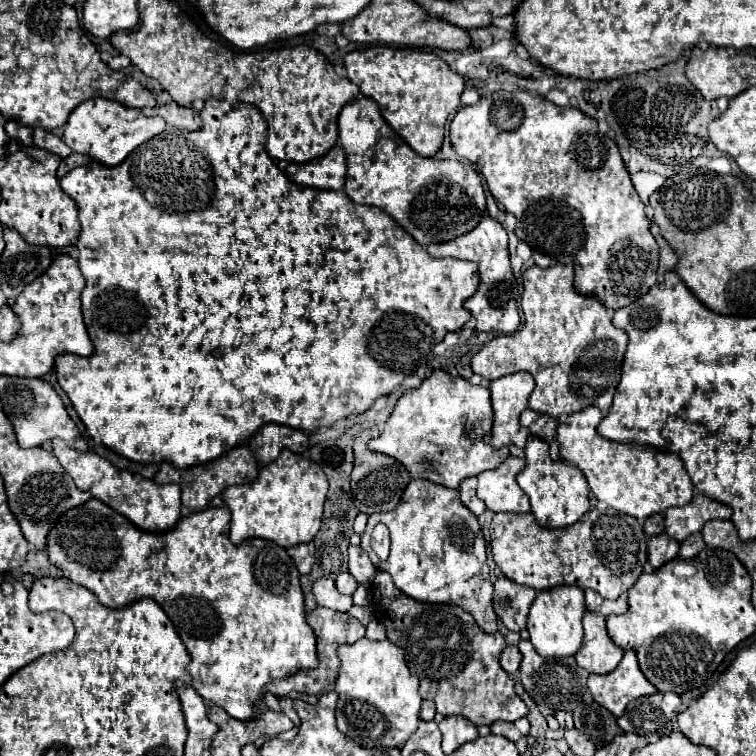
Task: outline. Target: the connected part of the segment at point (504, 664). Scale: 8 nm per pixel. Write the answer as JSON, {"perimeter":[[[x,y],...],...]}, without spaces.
{"perimeter":[[[507,646],[507,648],[501,652],[499,664],[501,664],[501,668],[503,668],[507,674],[515,676],[517,670],[519,670],[519,664],[521,664],[521,652],[517,650],[517,646]]]}

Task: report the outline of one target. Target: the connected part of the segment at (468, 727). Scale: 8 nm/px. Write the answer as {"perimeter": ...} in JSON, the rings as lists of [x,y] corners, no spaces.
{"perimeter":[[[445,716],[439,722],[439,730],[443,734],[443,752],[445,754],[451,754],[461,744],[471,742],[479,736],[477,728],[463,716]]]}

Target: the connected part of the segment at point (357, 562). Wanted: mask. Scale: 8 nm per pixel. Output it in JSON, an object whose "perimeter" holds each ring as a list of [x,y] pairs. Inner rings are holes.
{"perimeter":[[[349,546],[349,574],[365,586],[369,586],[377,574],[377,568],[371,564],[361,546]]]}

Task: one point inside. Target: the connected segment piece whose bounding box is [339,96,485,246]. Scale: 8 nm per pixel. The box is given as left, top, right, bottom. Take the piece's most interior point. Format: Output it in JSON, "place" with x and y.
{"place":[435,200]}

